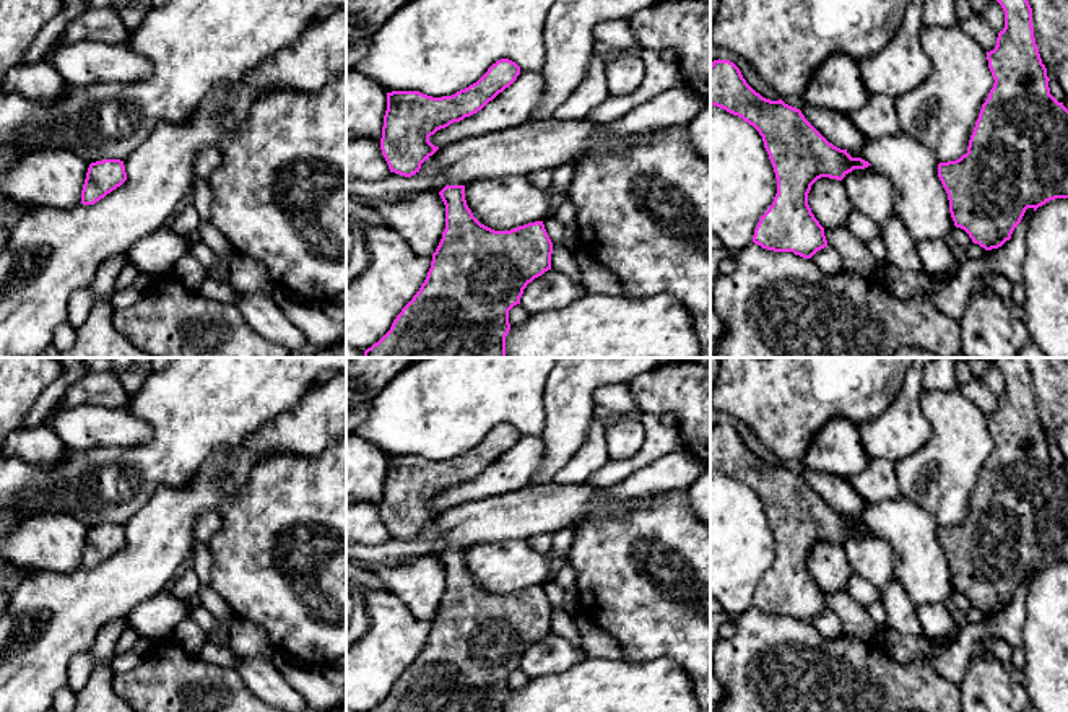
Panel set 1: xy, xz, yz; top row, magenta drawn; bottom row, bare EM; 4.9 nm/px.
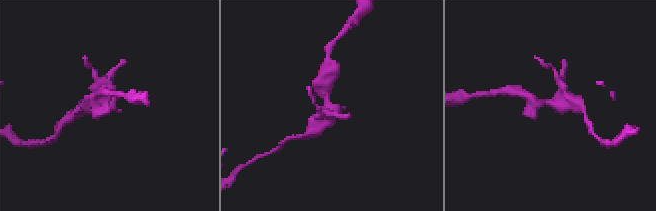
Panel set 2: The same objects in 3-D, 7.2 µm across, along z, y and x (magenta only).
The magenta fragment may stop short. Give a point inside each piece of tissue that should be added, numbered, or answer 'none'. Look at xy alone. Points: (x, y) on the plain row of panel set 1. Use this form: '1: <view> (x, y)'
none

